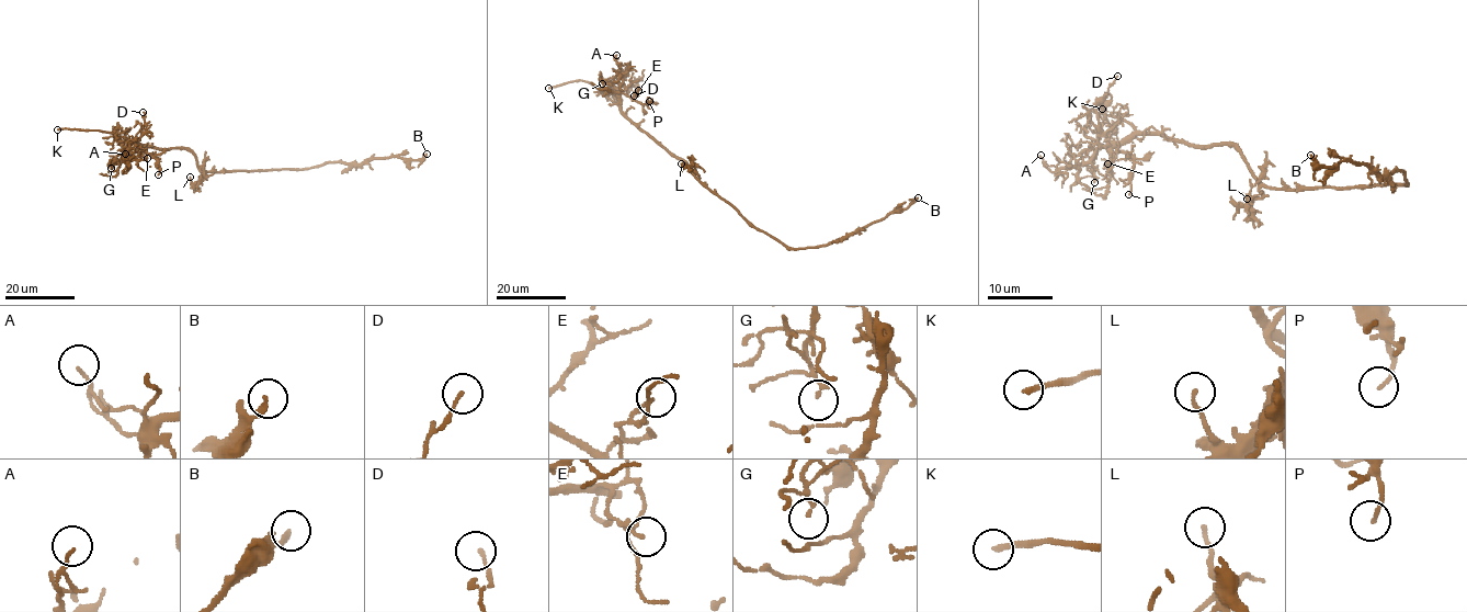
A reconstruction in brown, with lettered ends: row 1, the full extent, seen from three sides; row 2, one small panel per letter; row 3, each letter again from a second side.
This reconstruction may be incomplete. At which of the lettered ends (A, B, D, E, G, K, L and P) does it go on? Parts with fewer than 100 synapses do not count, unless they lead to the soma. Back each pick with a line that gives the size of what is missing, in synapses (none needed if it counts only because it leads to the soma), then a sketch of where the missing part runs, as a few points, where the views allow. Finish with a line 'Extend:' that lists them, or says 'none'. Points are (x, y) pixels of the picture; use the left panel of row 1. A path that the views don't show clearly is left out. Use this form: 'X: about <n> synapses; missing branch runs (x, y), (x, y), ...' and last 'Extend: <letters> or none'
Extend: K

